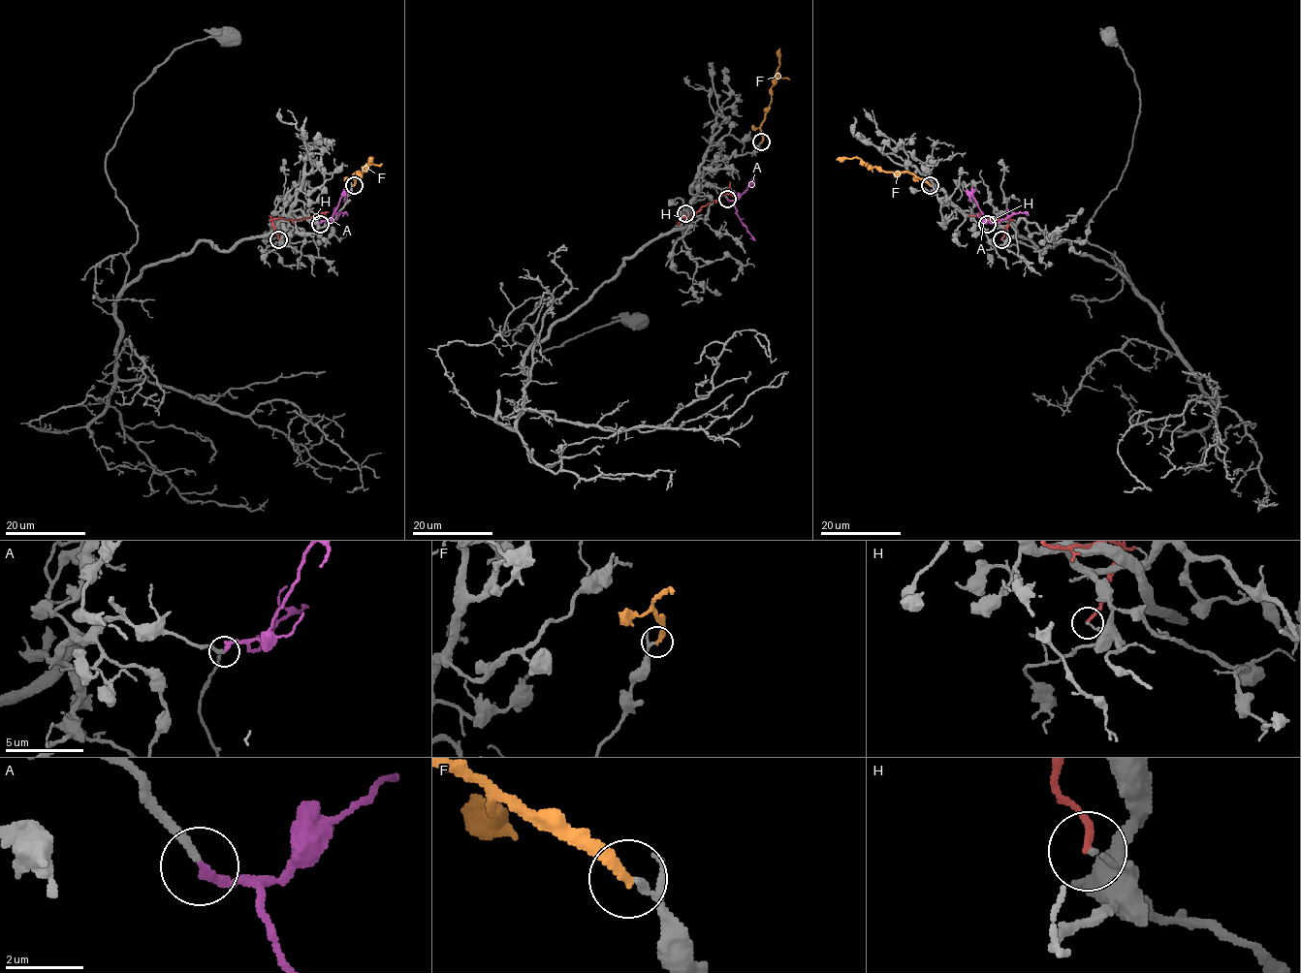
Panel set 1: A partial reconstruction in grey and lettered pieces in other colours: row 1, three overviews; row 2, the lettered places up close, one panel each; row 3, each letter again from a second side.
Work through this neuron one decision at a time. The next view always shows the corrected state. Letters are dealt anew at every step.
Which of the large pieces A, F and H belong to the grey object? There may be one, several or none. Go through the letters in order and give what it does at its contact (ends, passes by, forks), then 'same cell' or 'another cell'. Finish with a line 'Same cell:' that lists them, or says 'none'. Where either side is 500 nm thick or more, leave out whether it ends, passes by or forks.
A: it ends there; same cell
F: it ends there; another cell
H: it ends there; another cell
Same cell: A

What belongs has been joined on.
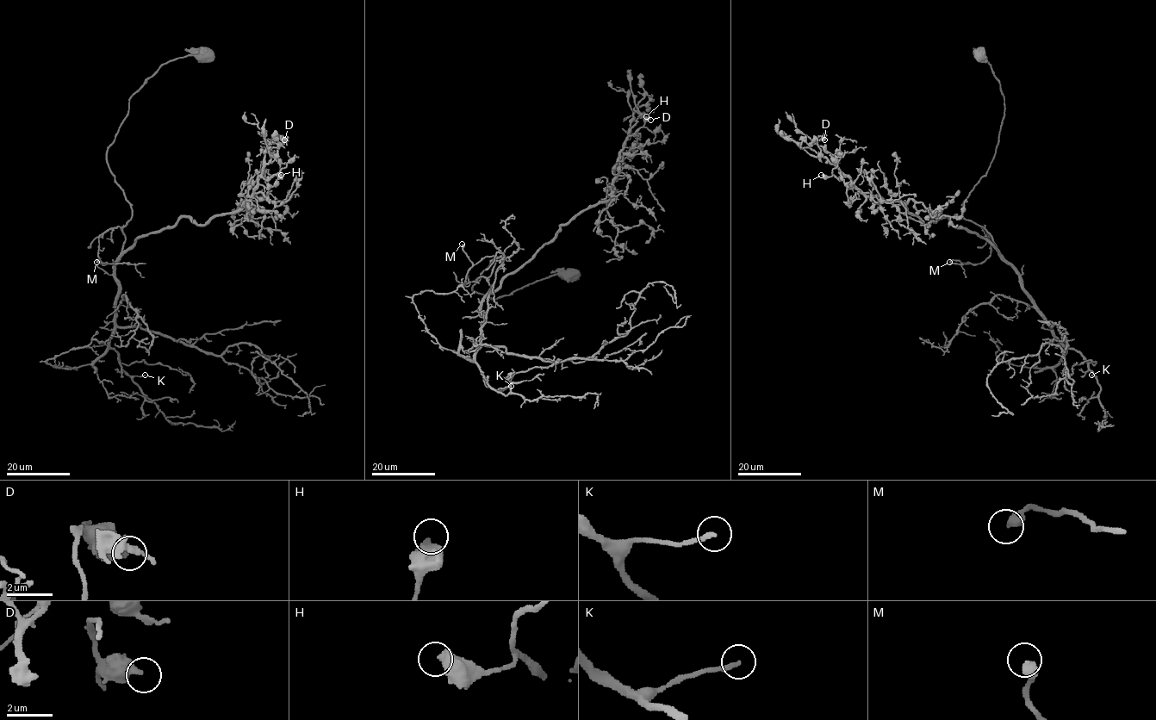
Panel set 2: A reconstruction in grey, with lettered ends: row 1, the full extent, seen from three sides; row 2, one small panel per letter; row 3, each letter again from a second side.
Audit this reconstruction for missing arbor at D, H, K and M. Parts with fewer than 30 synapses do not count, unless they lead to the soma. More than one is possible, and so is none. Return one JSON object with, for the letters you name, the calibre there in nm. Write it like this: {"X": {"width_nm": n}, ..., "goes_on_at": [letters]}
{"goes_on_at": []}

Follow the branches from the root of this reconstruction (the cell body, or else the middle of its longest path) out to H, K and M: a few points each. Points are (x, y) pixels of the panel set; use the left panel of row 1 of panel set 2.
H: (204, 55), (163, 64), (108, 150), (132, 209), (121, 251), (183, 216), (238, 211), (259, 176), (281, 175)
K: (204, 55), (163, 64), (130, 99), (107, 152), (132, 209), (114, 264), (110, 346), (125, 372), (145, 375)
M: (204, 55), (163, 64), (130, 99), (107, 162), (132, 218), (99, 238), (98, 257), (107, 262), (96, 262)

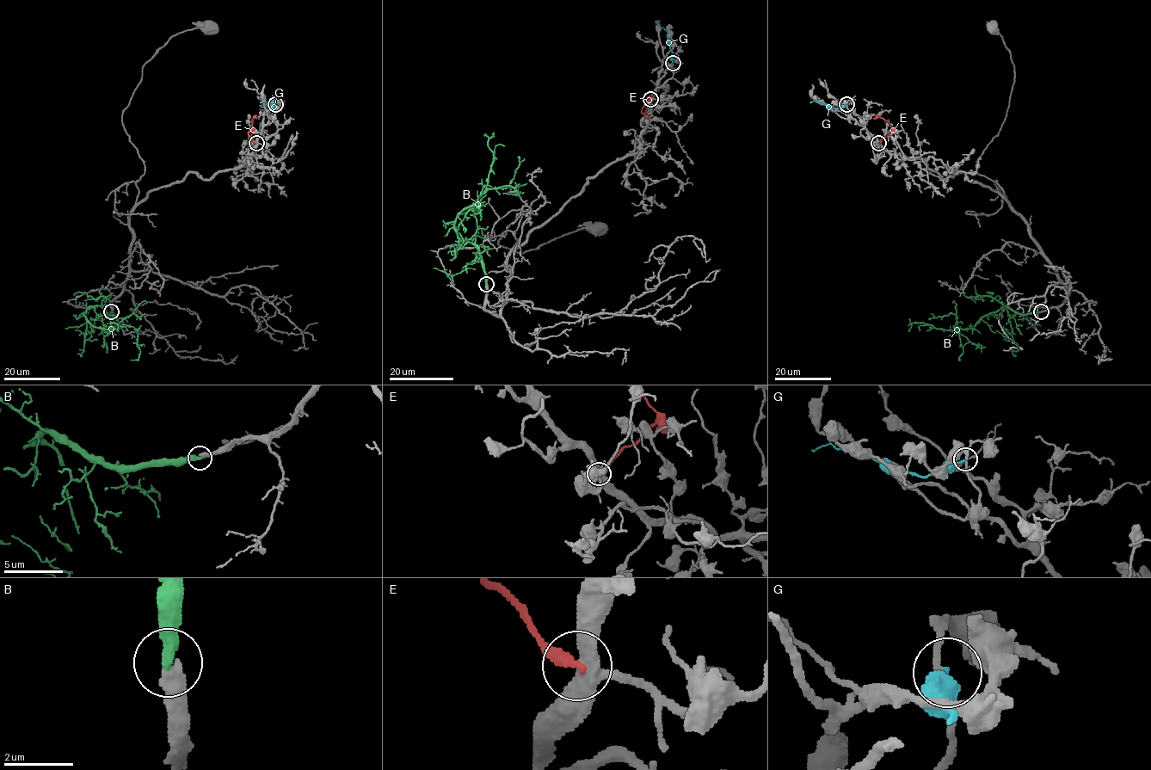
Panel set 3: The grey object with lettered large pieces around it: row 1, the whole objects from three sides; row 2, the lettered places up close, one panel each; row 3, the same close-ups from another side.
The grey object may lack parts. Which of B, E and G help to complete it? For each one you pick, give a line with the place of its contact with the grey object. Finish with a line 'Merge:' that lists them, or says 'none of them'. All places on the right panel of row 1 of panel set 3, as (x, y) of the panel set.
B: (1041, 311)
Merge: B

